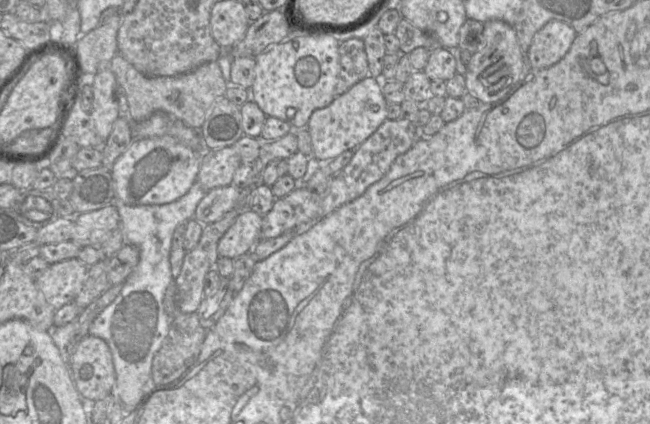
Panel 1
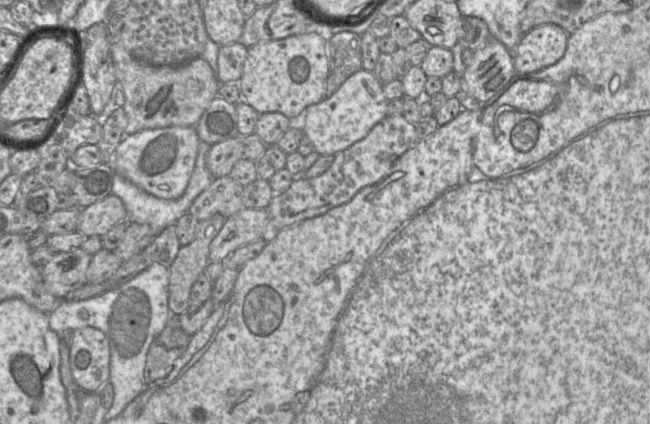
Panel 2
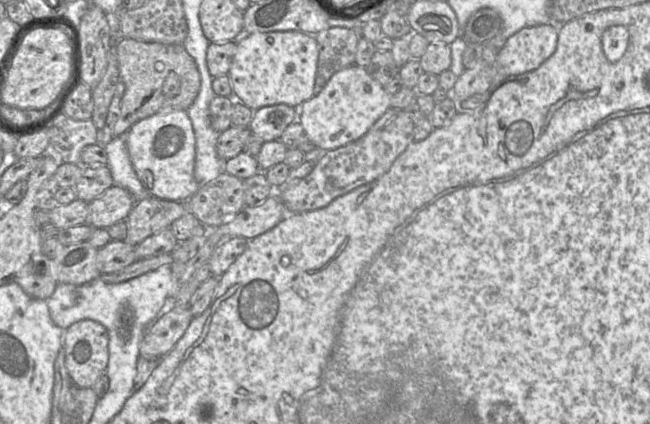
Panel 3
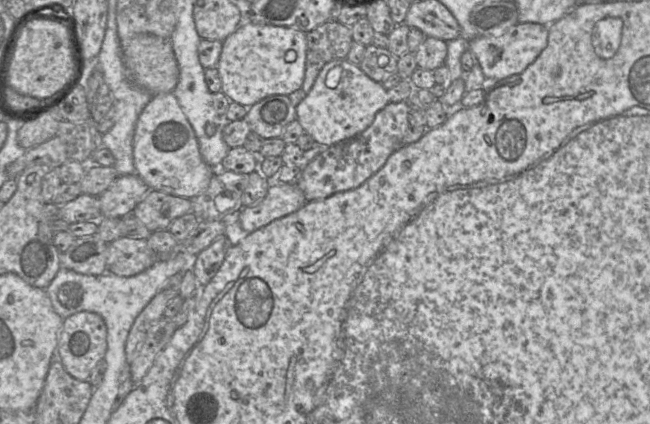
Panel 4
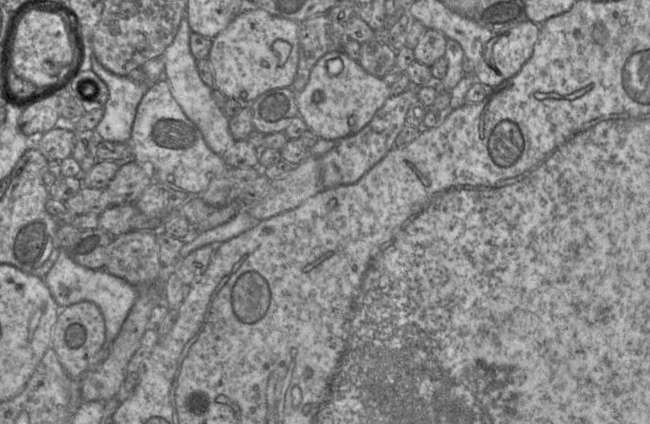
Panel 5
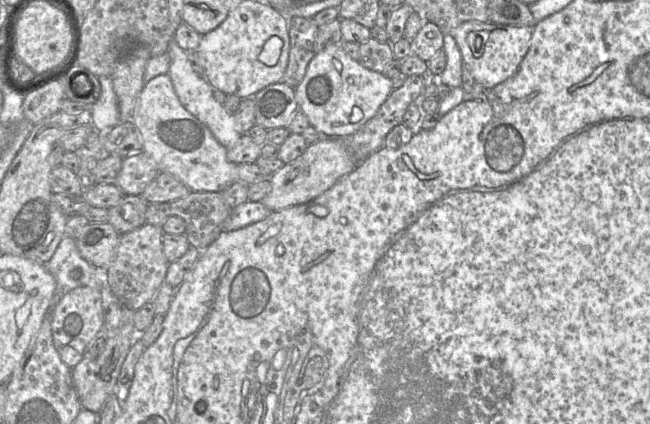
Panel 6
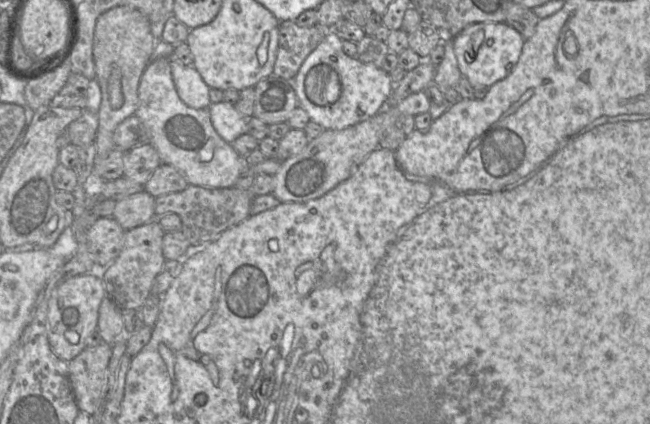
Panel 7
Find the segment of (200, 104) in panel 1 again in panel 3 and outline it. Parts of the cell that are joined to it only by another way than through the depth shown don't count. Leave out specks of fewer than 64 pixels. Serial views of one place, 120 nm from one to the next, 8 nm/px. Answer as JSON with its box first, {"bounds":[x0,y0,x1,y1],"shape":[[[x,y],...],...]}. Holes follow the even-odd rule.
{"bounds":[113,38,201,137],"shape":[[[121,38],[116,42],[116,52],[125,92],[121,98],[120,115],[113,128],[114,137],[126,135],[135,123],[163,109],[187,111],[195,101],[201,87],[201,76],[195,60],[182,44]]]}

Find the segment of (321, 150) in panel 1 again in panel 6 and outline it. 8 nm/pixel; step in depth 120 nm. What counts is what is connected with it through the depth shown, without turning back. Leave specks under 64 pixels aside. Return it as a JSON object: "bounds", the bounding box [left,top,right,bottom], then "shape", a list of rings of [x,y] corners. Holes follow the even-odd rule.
{"bounds":[295,44,393,138],"shape":[[[341,44],[325,47],[309,62],[305,76],[295,87],[298,109],[308,118],[310,125],[329,138],[347,138],[373,118],[393,90],[392,80],[383,73],[373,71],[352,59]]]}

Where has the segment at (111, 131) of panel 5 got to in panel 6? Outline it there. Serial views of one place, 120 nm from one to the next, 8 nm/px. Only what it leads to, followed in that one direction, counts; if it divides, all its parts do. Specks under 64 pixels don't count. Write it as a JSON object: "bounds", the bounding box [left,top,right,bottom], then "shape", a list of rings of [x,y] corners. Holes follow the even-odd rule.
{"bounds":[90,77,120,133],"shape":[[[98,77],[101,85],[101,95],[97,102],[90,107],[92,127],[100,133],[105,133],[118,125],[120,117],[118,98],[113,89],[111,77]]]}

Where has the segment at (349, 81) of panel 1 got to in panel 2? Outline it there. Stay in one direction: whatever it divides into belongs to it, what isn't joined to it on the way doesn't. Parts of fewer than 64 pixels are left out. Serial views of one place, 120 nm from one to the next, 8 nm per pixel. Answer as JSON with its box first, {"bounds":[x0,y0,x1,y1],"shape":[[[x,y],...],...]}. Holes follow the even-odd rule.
{"bounds":[324,32,362,98],"shape":[[[340,32],[327,37],[329,62],[324,98],[329,98],[355,72],[362,68],[361,35]]]}

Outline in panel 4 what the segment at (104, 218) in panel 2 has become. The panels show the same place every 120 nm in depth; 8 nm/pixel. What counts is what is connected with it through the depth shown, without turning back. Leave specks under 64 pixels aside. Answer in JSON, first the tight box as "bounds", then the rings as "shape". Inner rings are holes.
{"bounds":[99,174,150,218],"shape":[[[138,174],[118,175],[99,196],[103,217],[122,218],[133,213],[140,200],[150,191]]]}

